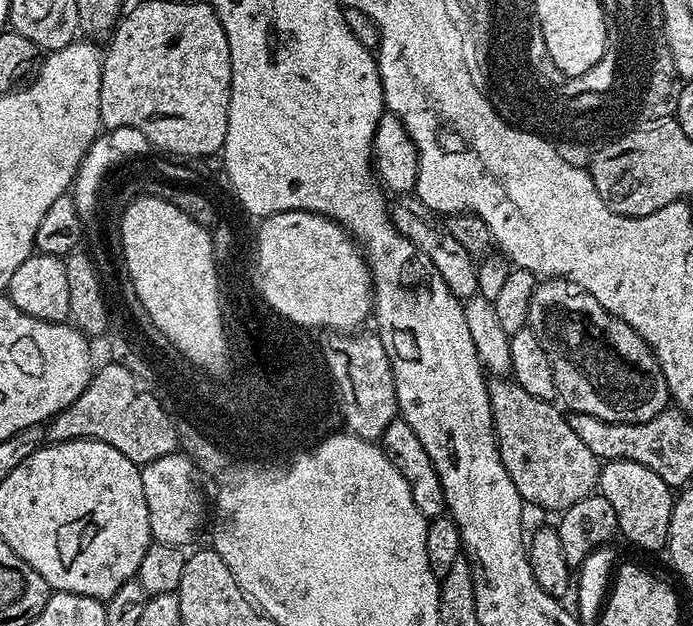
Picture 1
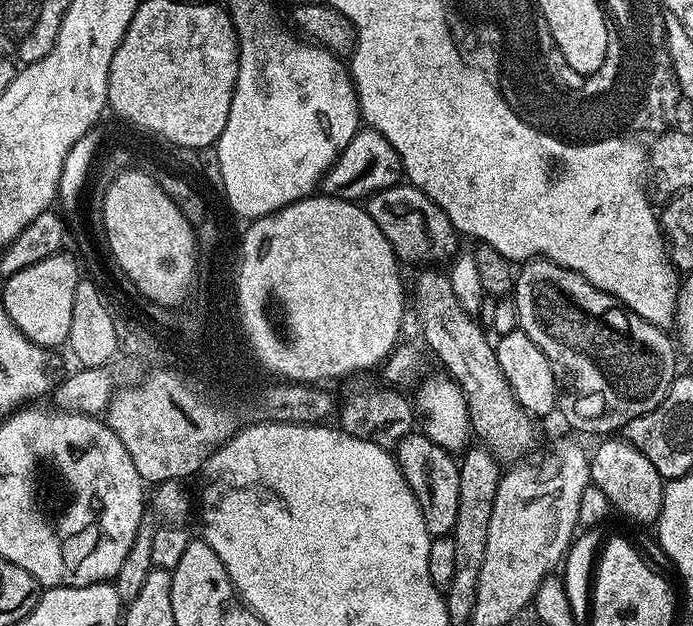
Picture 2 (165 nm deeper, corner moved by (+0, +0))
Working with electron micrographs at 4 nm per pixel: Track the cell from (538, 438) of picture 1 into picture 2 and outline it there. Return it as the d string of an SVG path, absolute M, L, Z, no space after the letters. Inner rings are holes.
M421 267L416 281L410 284L410 304L416 307L423 343L435 359L436 356L440 359L441 366L463 392L471 431L484 439L481 440L483 445L497 460L515 462L525 455L524 447L532 440L533 421L512 397L502 368L498 366L493 341L488 341L489 333L473 313L462 310L462 302L458 302L454 290L450 290L447 271L439 272L436 268L439 267Z

